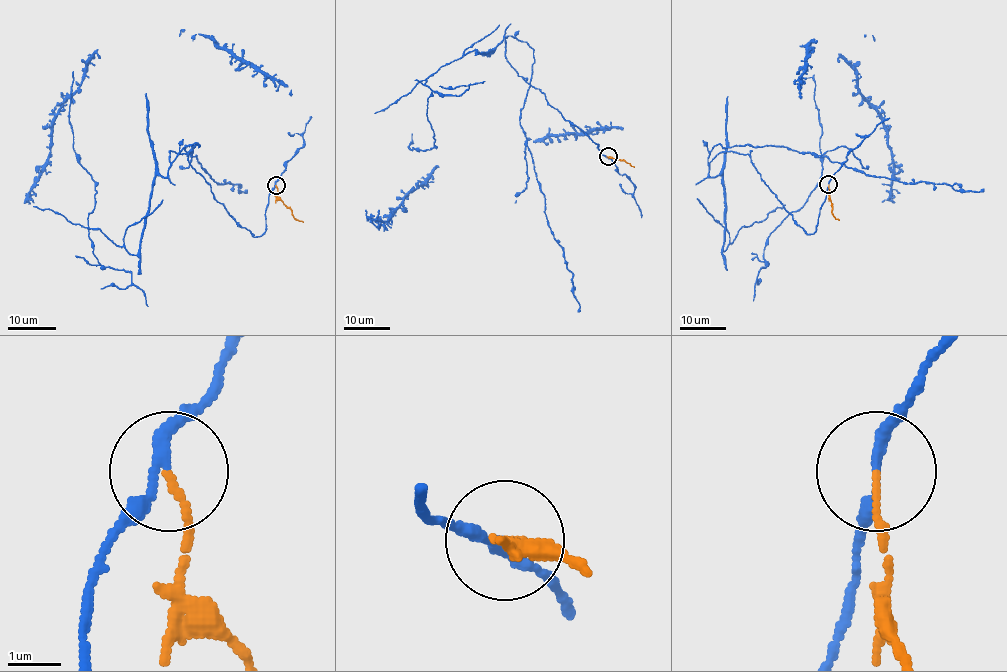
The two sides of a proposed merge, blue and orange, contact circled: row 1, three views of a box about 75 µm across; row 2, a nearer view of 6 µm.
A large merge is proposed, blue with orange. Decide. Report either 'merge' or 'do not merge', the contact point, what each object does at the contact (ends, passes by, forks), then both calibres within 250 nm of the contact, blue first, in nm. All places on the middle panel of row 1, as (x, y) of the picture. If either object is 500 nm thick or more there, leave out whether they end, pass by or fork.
do not merge; at (608, 156); blue passes by; orange ends there; 190 nm thick on the blue side, 110 nm on the other

